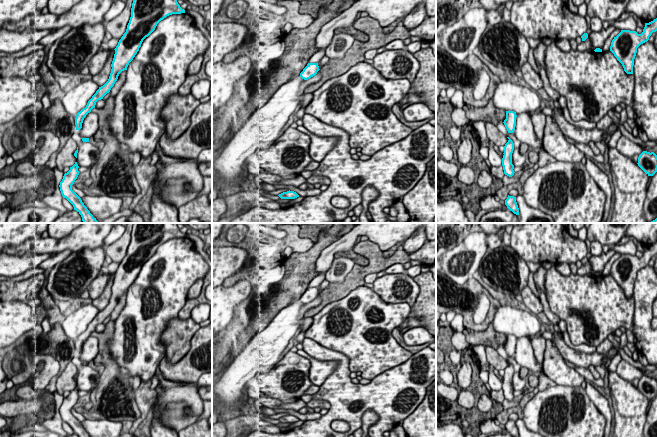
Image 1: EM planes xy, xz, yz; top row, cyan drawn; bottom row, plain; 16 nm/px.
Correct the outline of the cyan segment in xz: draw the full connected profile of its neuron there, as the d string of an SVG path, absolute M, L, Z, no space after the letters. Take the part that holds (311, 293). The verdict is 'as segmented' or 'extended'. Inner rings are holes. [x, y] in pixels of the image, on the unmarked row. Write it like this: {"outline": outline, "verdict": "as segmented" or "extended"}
{"outline": "M308 287L307 290L300 297L300 301L304 304L308 304L311 301L315 300L319 295L318 287Z", "verdict": "as segmented"}

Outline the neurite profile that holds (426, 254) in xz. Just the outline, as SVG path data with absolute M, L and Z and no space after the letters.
M436 240L427 241L419 250L409 254L411 260L420 261L422 266L436 264Z

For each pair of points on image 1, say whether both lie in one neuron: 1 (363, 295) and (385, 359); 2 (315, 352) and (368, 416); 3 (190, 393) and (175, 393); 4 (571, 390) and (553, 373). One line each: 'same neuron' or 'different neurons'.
1: same neuron
2: different neurons
3: same neuron
4: same neuron

